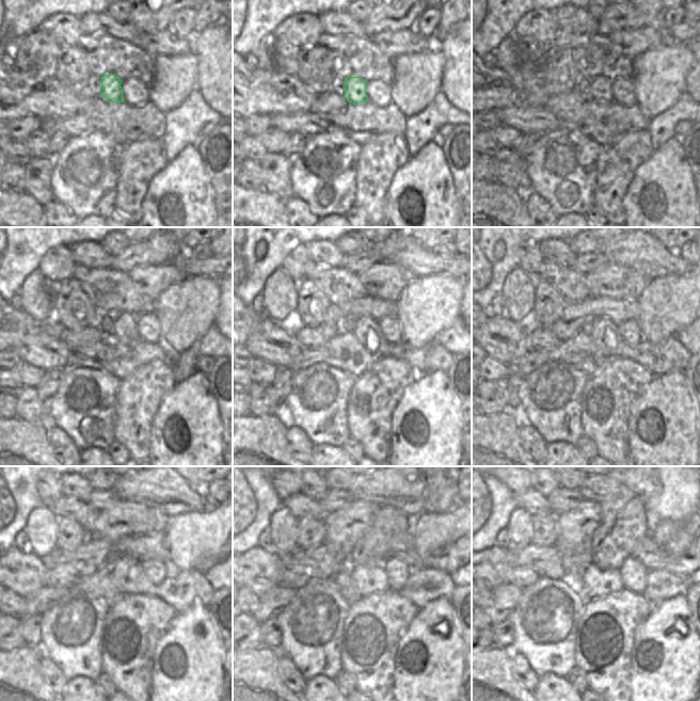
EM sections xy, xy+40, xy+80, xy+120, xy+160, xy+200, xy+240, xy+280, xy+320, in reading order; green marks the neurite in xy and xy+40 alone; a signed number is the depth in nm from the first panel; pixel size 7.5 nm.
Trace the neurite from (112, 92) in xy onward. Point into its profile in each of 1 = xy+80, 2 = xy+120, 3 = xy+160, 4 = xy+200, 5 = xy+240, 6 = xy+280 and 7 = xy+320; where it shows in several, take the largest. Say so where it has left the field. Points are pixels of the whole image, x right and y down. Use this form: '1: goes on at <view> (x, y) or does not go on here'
1: goes on at xy+80 (600, 91)
2: goes on at xy+120 (125, 328)
3: goes on at xy+160 (367, 331)
4: goes on at xy+200 (605, 333)
5: goes on at xy+240 (128, 573)
6: goes on at xy+280 (367, 579)
7: goes on at xy+320 (595, 583)

